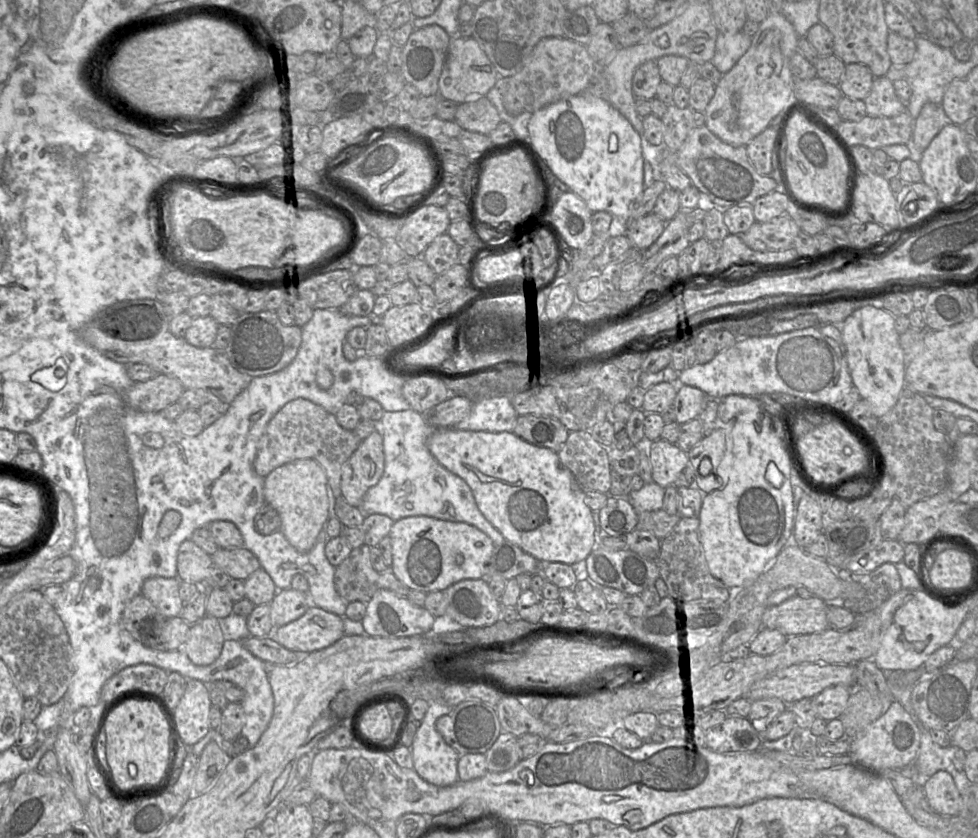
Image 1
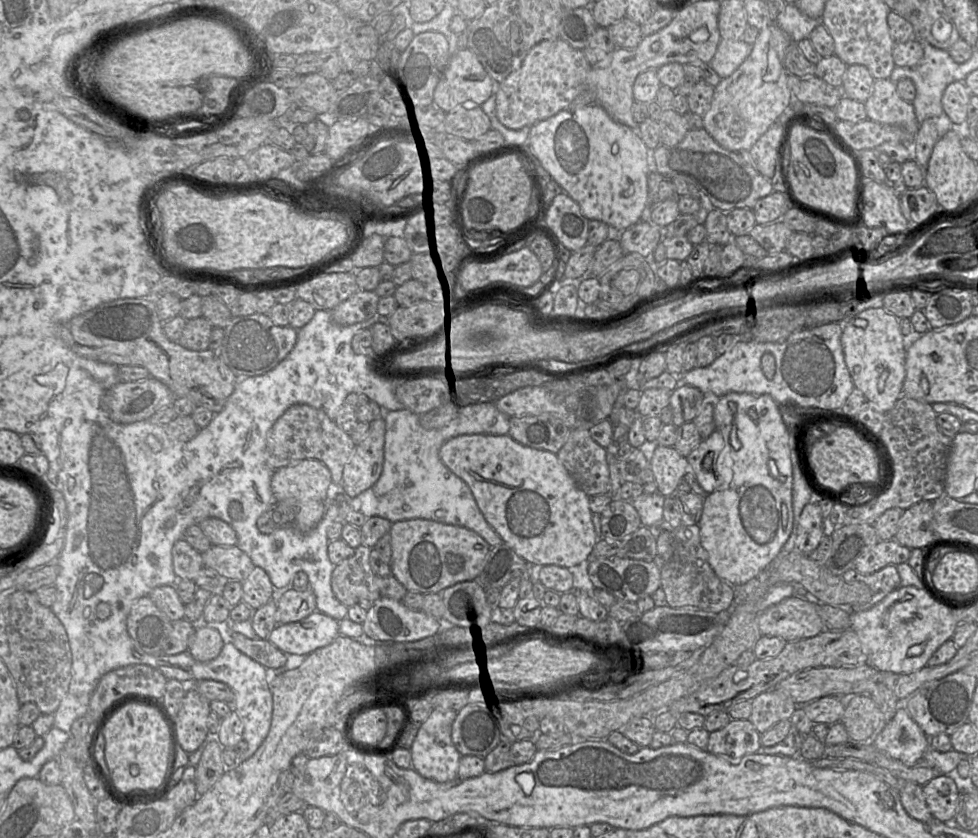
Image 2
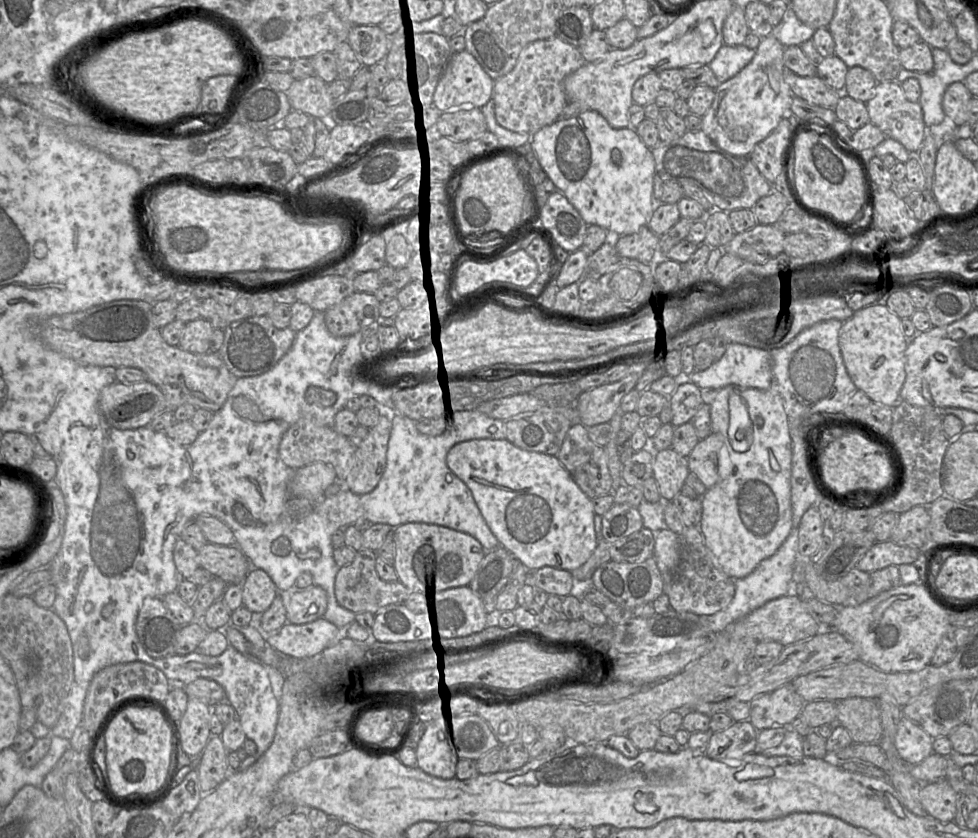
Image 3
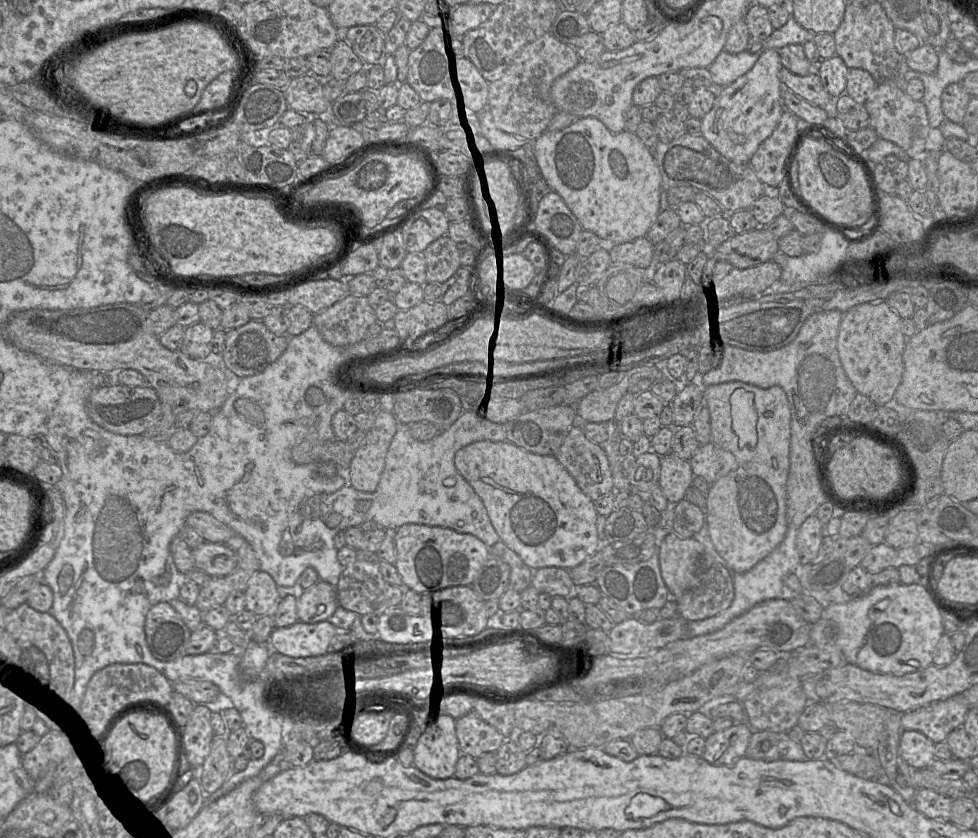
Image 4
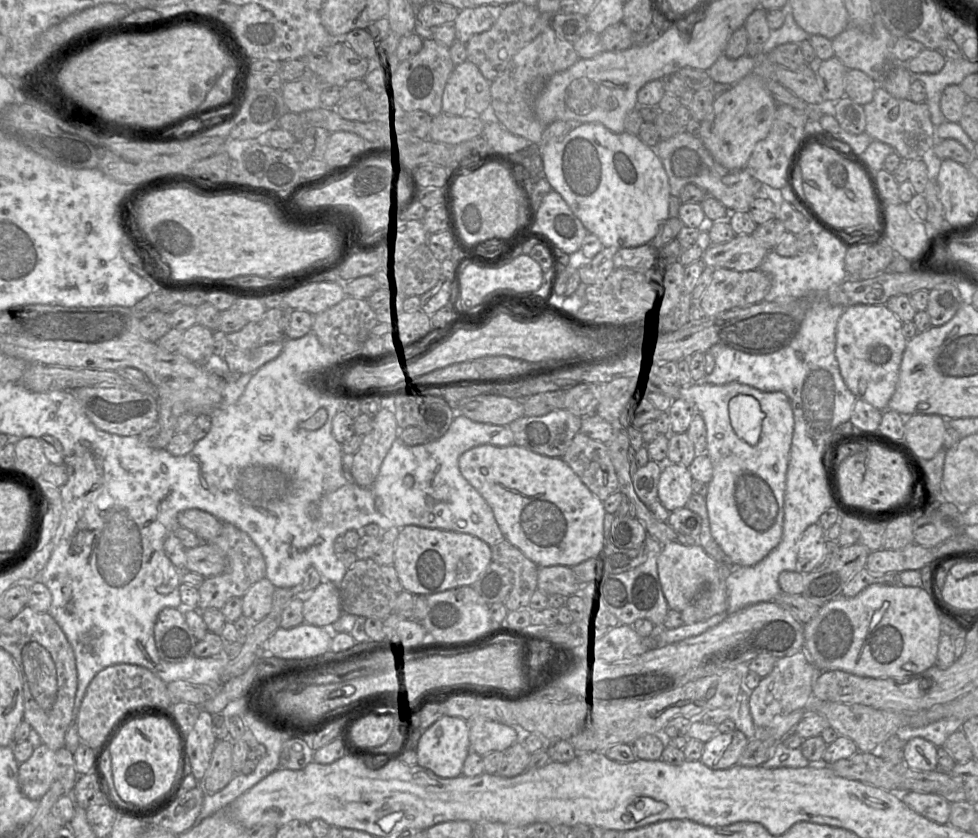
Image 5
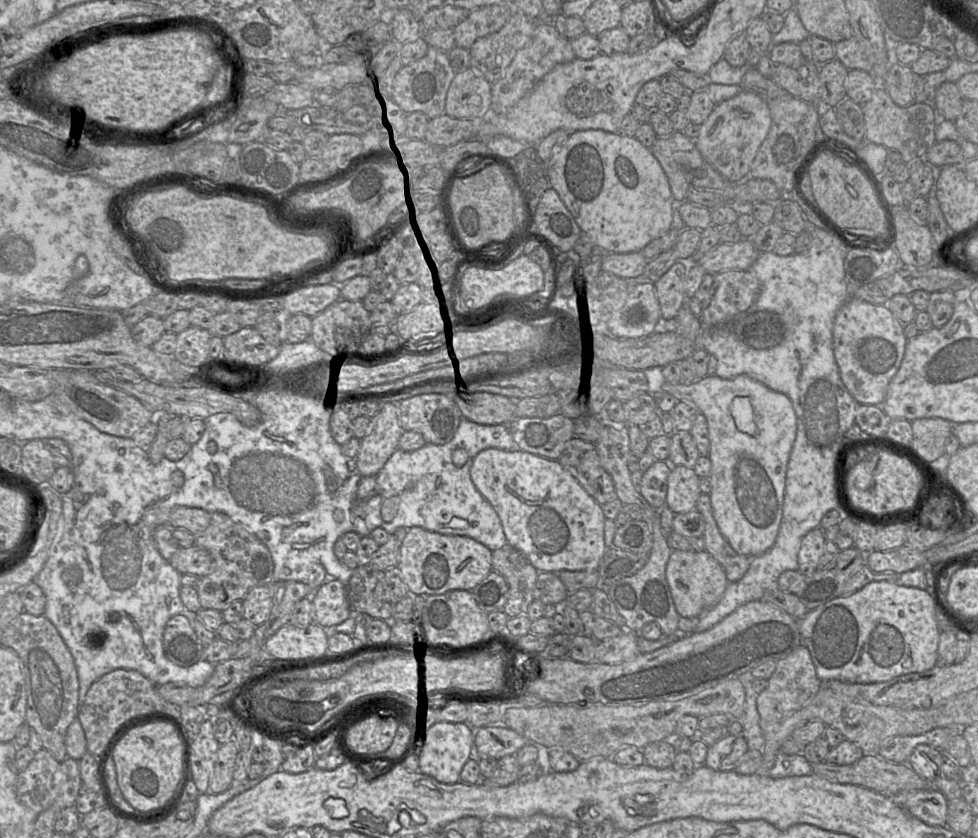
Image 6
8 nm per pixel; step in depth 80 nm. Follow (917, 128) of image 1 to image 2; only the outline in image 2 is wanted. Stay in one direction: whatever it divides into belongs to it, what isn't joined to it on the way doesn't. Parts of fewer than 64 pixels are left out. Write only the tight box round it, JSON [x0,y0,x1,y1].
[912,113,962,185]

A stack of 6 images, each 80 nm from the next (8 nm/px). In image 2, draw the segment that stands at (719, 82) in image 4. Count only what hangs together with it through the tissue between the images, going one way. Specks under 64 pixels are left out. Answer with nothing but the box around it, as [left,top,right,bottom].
[710,38,752,78]

